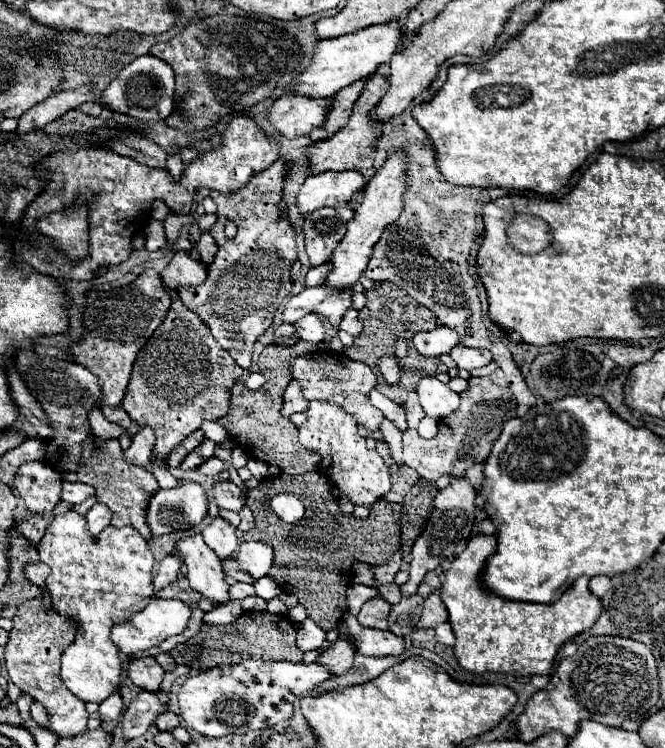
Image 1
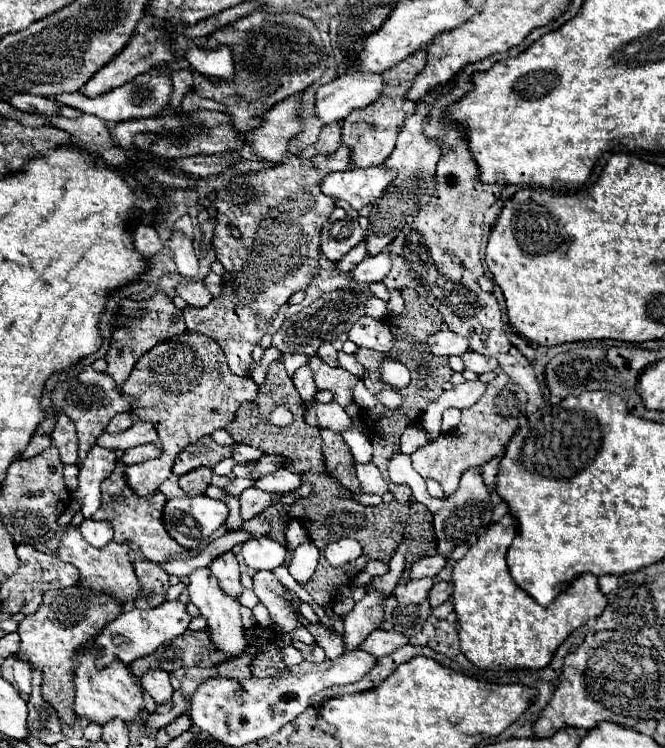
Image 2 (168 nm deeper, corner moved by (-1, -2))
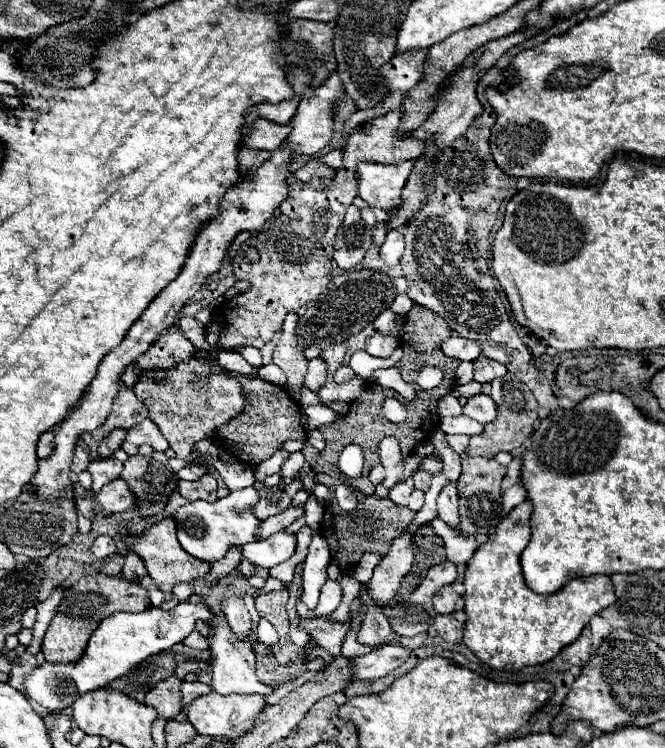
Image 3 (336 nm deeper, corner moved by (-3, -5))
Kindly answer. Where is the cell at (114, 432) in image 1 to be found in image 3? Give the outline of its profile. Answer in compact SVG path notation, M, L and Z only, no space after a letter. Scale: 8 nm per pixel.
M144 418L136 428L132 428L132 430L126 432L122 450L124 450L128 456L134 456L134 454L138 454L138 448L140 448L142 444L150 444L150 446L152 446L154 450L158 450L158 452L168 450L166 438L162 436L162 432L158 430L158 426L156 426L150 418Z

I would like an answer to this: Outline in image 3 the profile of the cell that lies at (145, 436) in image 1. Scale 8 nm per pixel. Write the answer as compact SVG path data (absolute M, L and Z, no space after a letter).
M162 452L128 458L120 478L130 486L136 498L136 508L144 518L162 514L168 498L178 488L178 478L170 470L168 458Z

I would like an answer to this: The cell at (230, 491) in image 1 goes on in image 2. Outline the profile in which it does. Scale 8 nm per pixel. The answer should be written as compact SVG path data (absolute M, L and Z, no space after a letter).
M256 487L244 489L240 493L240 515L242 519L252 519L254 515L258 515L260 511L264 511L268 505L276 503L276 495L268 493L268 491L260 491Z

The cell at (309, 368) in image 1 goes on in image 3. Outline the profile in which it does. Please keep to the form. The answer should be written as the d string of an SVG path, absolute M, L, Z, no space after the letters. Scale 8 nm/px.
M340 342L340 344L332 344L332 346L322 352L322 358L328 362L330 374L334 374L340 368L340 364L342 364L346 355L346 350L348 350L348 344Z

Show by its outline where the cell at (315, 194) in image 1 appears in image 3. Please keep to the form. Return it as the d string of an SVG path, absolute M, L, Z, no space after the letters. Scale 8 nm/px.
M404 160L400 164L362 162L358 166L358 196L370 206L382 210L402 206L402 188L412 168L412 160Z

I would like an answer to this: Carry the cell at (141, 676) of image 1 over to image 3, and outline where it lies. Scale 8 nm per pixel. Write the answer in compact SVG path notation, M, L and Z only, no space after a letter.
M170 676L162 682L158 682L148 694L144 704L152 706L160 718L164 720L174 720L182 712L182 702L180 702L180 684L182 680L176 676Z

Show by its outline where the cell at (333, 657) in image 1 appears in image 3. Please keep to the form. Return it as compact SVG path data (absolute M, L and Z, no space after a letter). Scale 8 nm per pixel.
M404 530L392 542L390 552L374 568L374 576L370 580L370 594L374 604L382 606L394 598L396 590L400 588L400 582L412 570L412 562L414 562L414 544L408 530Z

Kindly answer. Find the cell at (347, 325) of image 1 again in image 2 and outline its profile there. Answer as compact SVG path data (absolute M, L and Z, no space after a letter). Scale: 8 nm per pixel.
M362 315L354 327L350 329L350 341L354 341L360 347L368 347L380 353L388 353L394 345L394 337L390 329L380 319L372 319L368 315Z

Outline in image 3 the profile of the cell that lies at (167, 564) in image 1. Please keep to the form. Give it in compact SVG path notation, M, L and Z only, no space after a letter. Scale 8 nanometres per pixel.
M302 504L302 506L288 508L288 510L284 510L284 512L278 514L278 516L270 516L270 518L266 518L266 520L262 522L262 526L260 526L260 534L258 534L258 538L260 538L260 540L262 540L262 538L268 538L268 534L274 534L274 532L278 532L278 530L290 526L294 520L302 518L304 514L306 514L306 506Z

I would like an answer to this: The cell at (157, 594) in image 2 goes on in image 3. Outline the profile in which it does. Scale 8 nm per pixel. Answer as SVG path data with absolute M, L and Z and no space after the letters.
M128 552L128 556L126 556L126 564L124 564L124 570L122 570L122 576L126 578L126 580L130 580L130 582L134 582L134 580L138 580L138 578L142 578L142 576L146 576L148 572L146 572L146 566L144 566L144 562L142 562L142 558L136 554L136 552Z

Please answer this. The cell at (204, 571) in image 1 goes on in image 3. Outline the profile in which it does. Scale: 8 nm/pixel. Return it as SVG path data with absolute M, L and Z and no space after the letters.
M214 614L214 634L208 636L210 640L210 652L212 652L212 688L222 694L258 694L258 696L270 696L273 692L271 686L262 684L256 678L256 660L254 660L254 652L250 648L248 640L238 640L232 630L228 628L228 622L224 618L218 618Z

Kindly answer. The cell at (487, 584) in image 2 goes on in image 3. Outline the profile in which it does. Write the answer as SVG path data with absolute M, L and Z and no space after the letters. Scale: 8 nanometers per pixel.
M530 500L516 506L498 524L488 542L478 546L464 576L464 610L468 614L464 624L464 644L493 669L503 669L508 665L522 669L552 660L564 646L580 636L594 614L616 602L610 576L570 580L560 592L546 596L536 594L526 586L520 568L520 554L530 542L530 514Z

